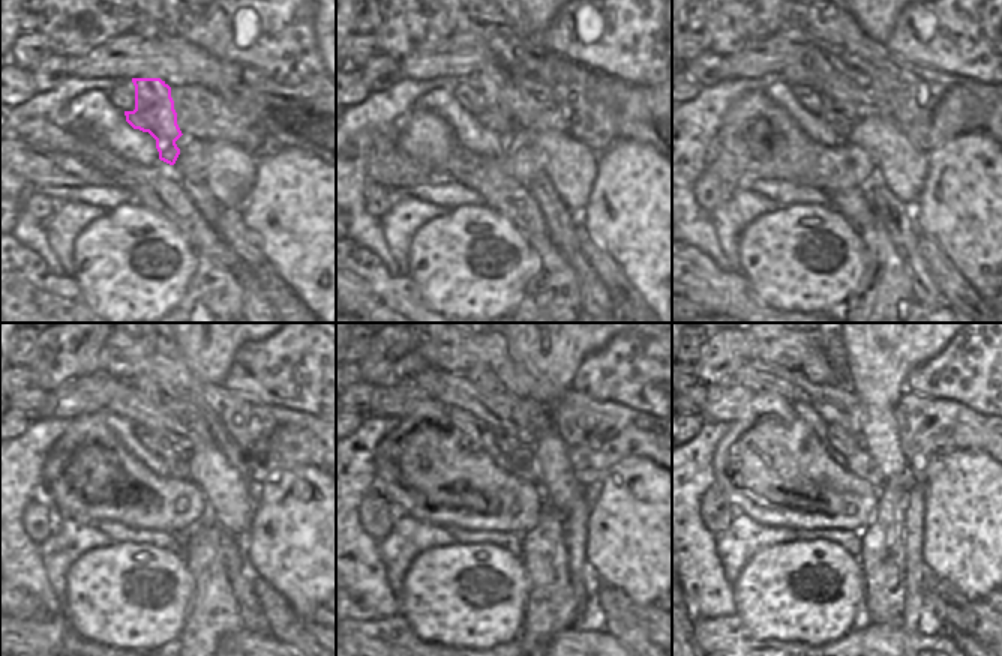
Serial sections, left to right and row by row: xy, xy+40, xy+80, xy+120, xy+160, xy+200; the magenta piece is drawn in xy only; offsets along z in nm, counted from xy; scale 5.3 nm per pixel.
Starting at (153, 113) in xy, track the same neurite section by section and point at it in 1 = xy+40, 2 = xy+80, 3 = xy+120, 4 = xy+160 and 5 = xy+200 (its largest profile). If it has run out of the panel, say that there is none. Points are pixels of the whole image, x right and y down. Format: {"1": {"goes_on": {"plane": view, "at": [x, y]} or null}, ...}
{"1": {"goes_on": {"plane": "xy+40", "at": [489, 81]}}, "2": {"goes_on": {"plane": "xy+80", "at": [816, 59]}}, "3": {"goes_on": {"plane": "xy+120", "at": [147, 389]}}, "4": {"goes_on": {"plane": "xy+160", "at": [482, 377]}}, "5": {"goes_on": {"plane": "xy+200", "at": [816, 368]}}}

